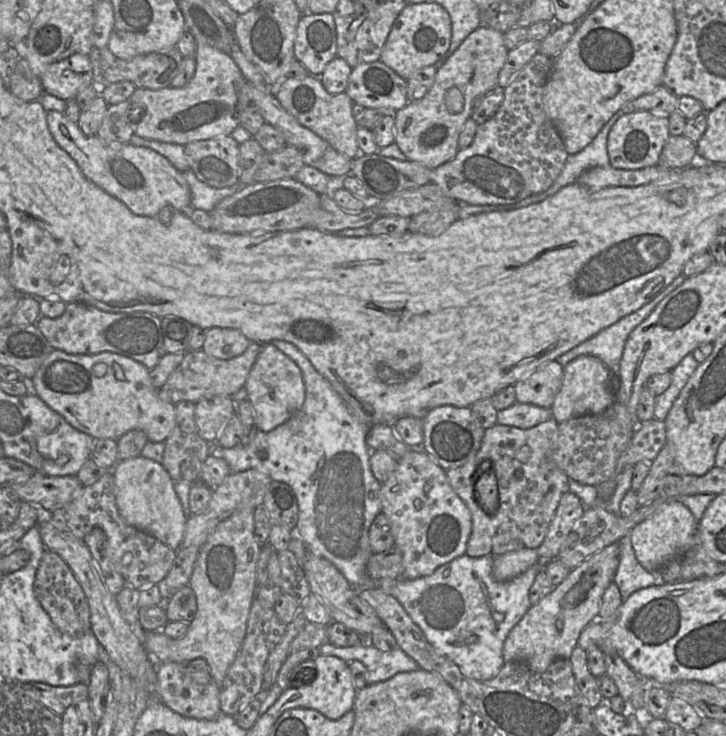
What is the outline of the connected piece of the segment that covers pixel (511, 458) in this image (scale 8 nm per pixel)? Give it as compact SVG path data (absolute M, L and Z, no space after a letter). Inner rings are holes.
M553 417L529 429L496 423L484 431L481 446L472 460L446 471L450 486L471 513L472 529L465 552L468 556L495 556L525 548L537 549L542 544L561 497L570 491L569 477L553 460L558 427L559 423ZM484 460L491 461L491 469L496 475L498 484L499 506L491 515L485 513L476 500L477 468Z

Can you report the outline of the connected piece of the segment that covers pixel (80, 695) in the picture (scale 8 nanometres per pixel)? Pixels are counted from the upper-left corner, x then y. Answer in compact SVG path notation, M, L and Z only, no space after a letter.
M41 682L19 684L30 698L59 716L63 715L70 705L89 697L88 684L84 682L69 687L51 686Z

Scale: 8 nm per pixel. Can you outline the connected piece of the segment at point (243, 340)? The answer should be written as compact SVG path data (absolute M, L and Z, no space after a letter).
M214 327L206 331L202 350L220 360L230 360L245 352L250 340L232 328Z

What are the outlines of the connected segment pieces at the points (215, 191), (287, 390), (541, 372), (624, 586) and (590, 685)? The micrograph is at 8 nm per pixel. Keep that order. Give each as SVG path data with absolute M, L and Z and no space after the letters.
M191 169L184 171L183 175L191 192L190 209L202 209L211 212L220 201L241 188L241 185L229 188L211 187L200 181Z
M272 343L262 344L245 388L248 400L253 406L257 425L263 432L270 432L284 424L302 408L305 401L305 384L301 369Z
M551 361L531 371L513 386L516 401L551 408L561 388L564 367L557 361Z
M630 535L622 537L618 544L620 548L619 565L613 582L618 587L624 602L633 592L661 582L657 579L656 572L647 571L637 561Z
M575 646L569 657L576 684L588 702L591 709L595 709L605 701L600 692L598 678L594 677L588 668L586 651Z

